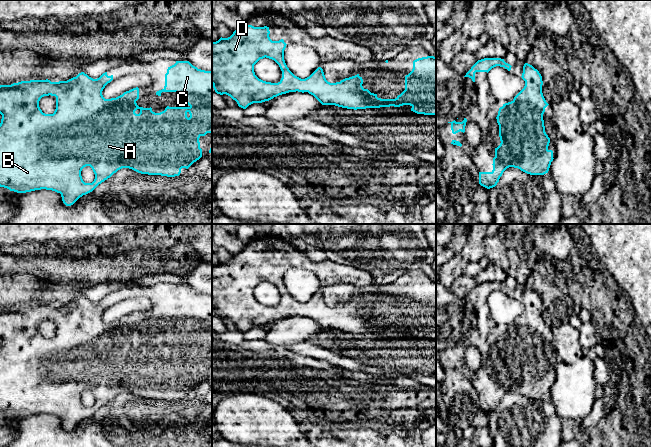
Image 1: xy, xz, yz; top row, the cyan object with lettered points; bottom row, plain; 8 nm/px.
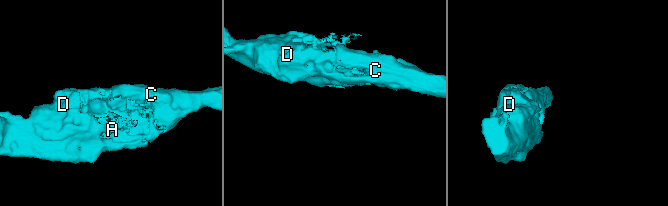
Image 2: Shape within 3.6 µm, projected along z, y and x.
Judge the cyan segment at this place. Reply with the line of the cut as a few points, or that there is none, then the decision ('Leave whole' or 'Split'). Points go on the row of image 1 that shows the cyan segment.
No split. Leave whole

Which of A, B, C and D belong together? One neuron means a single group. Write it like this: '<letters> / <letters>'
A B C D

